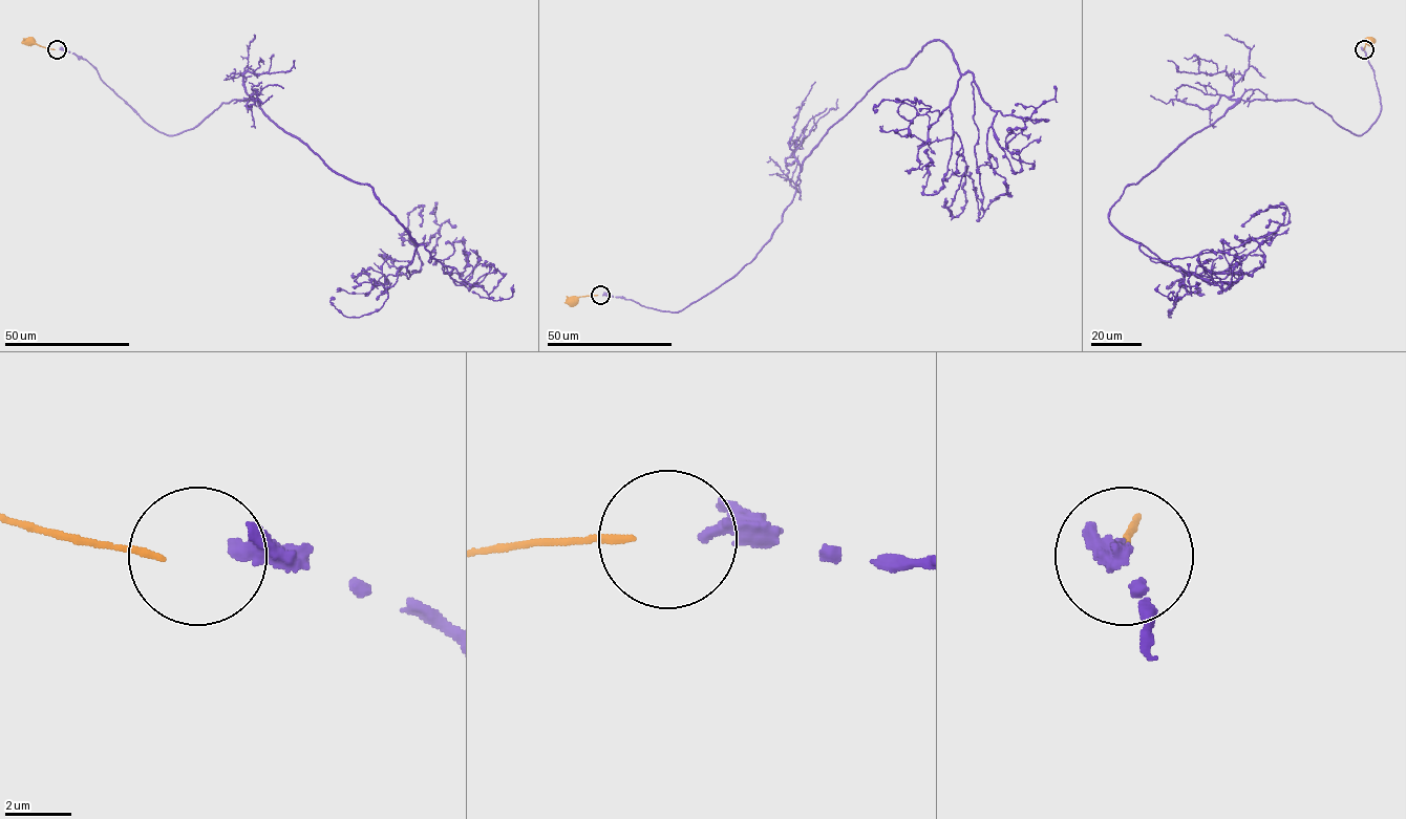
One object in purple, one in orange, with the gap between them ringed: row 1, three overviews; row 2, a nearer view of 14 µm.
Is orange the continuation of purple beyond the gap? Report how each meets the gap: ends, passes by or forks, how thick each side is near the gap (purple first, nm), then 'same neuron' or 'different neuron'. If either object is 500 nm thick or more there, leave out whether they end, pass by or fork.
purple ends | orange ends | 380/200 nm | different neuron

